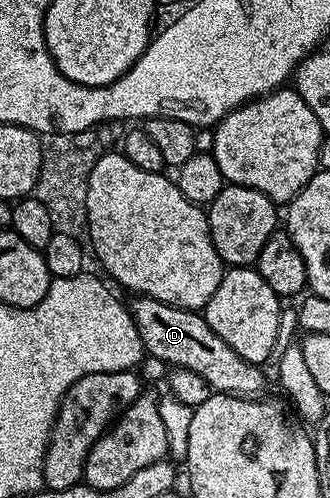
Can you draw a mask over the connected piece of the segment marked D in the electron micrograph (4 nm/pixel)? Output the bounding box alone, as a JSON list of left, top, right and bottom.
[128,296,266,397]

